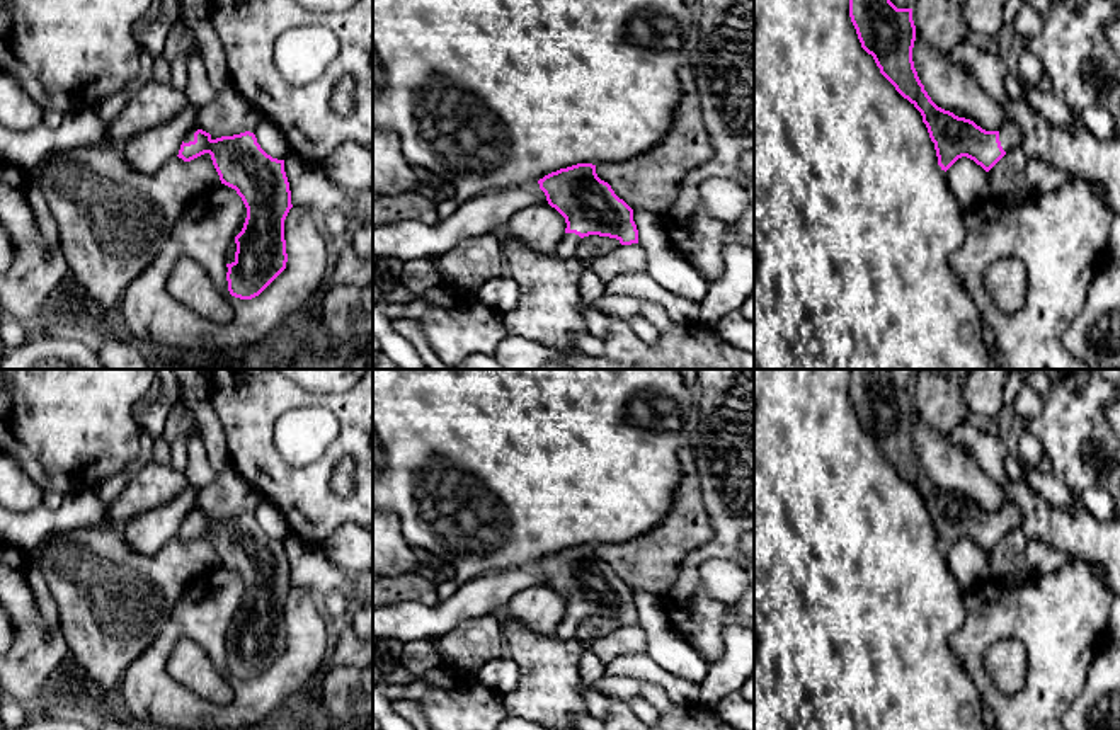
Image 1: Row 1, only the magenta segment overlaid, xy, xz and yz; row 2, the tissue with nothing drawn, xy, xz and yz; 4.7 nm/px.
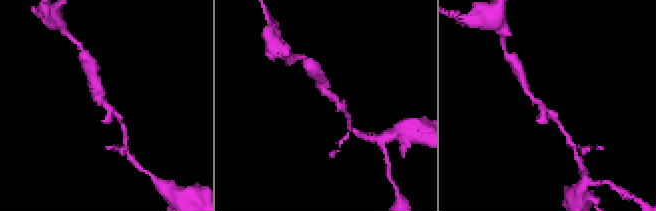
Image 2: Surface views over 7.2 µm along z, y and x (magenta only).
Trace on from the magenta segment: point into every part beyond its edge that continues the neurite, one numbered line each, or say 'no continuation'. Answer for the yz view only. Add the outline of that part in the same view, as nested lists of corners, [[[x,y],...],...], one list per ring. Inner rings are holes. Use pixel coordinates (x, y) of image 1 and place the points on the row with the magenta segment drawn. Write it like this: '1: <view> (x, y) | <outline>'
1: yz (1010, 135) | [[[1006,121],[1004,126],[999,129],[999,141],[1006,153],[1013,151],[1018,146],[1023,146],[1021,128],[1013,121]]]

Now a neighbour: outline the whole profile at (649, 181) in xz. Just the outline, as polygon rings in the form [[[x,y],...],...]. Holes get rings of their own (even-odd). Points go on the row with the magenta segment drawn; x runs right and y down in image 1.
[[[691,65],[681,68],[679,80],[683,97],[664,138],[655,146],[625,162],[596,165],[597,177],[608,182],[633,211],[645,209],[664,214],[672,208],[686,174],[713,155]]]

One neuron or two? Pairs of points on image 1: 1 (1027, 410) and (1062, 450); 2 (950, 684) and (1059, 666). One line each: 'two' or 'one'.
1: two
2: two

